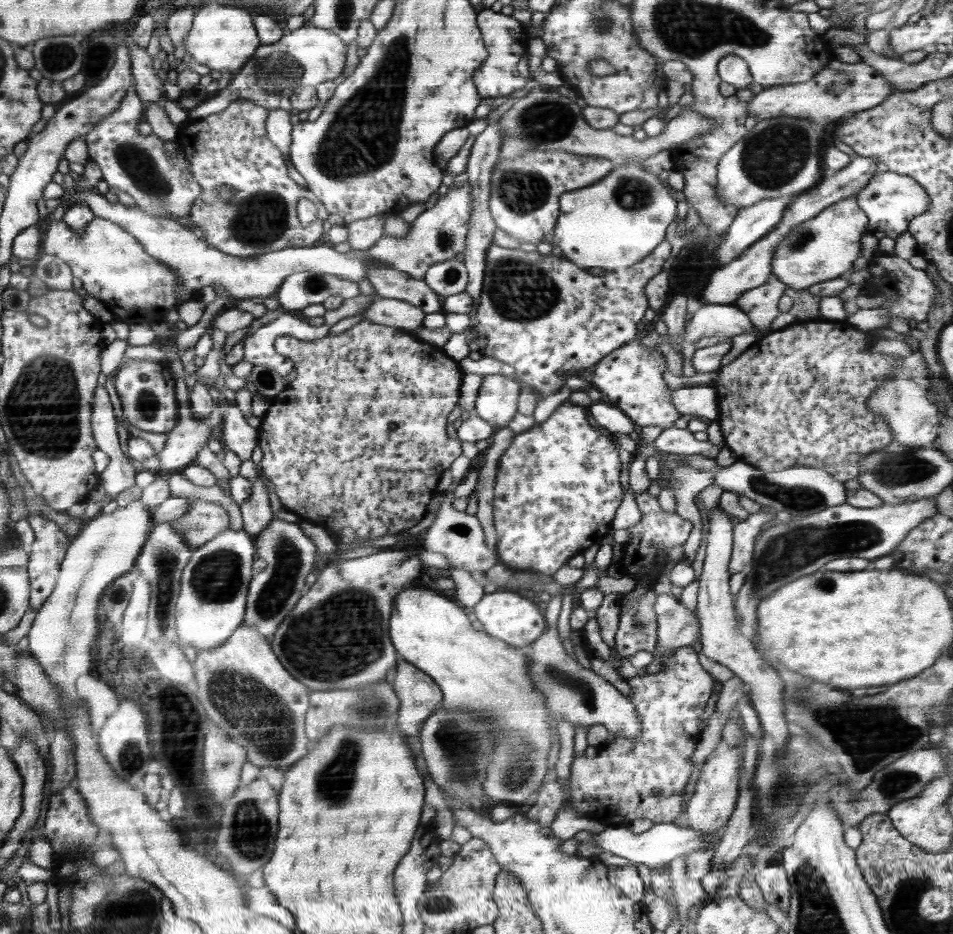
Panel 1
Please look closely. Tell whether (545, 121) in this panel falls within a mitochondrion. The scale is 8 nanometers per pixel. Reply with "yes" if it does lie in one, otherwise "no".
yes

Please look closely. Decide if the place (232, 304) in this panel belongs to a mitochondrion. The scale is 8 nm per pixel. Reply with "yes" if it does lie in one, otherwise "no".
no

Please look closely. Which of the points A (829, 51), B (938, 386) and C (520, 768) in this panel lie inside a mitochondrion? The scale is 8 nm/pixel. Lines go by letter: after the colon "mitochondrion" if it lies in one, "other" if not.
A: other
B: other
C: mitochondrion

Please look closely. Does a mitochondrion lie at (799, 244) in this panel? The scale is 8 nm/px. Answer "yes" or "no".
yes

